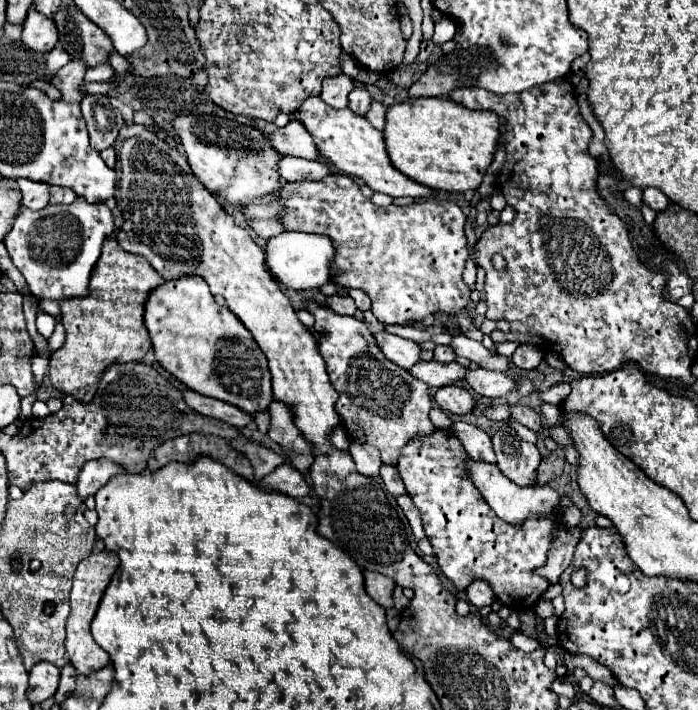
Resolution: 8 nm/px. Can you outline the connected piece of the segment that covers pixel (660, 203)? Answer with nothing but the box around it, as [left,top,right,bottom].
[643,188,669,212]

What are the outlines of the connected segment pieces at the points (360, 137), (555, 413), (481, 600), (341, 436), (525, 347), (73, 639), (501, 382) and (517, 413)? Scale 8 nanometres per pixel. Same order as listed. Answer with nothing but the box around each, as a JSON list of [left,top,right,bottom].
[[295,96,433,198],[541,403,560,426],[467,580,495,610],[331,426,351,450],[511,344,543,370],[65,550,119,674],[465,368,515,398],[509,404,543,432]]

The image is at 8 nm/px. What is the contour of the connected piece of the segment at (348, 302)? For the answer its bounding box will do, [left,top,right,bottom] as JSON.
[325,296,357,316]

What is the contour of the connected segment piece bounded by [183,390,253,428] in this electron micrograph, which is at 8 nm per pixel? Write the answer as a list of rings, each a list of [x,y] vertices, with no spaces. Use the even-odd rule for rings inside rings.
[[[183,390],[183,398],[185,398],[185,404],[189,408],[193,408],[195,412],[209,416],[209,418],[215,418],[215,420],[221,420],[221,422],[227,422],[235,428],[245,428],[249,422],[253,422],[253,418],[249,414],[245,414],[243,410],[239,410],[227,402],[215,400],[215,398],[201,396],[193,390]]]

